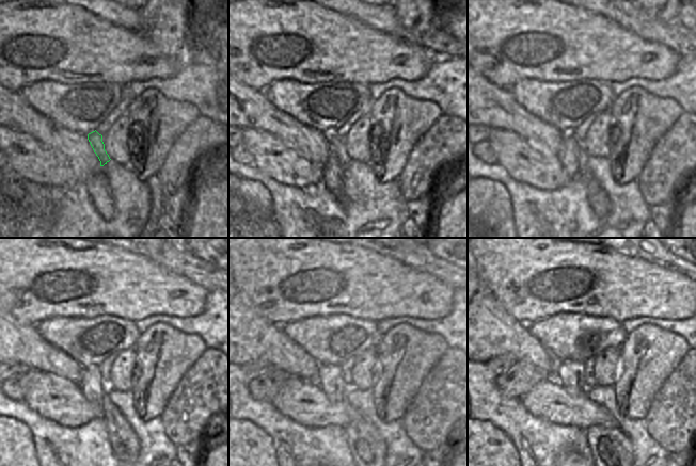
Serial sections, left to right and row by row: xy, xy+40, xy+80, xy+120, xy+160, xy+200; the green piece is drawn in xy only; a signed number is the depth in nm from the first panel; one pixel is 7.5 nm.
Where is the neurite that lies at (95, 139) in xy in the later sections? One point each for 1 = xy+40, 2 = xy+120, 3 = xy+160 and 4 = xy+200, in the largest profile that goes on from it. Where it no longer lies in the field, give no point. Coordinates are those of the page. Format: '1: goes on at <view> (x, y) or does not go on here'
1: goes on at xy+40 (337, 148)
2: goes on at xy+120 (124, 442)
3: goes on at xy+160 (368, 449)
4: goes on at xy+200 (611, 449)

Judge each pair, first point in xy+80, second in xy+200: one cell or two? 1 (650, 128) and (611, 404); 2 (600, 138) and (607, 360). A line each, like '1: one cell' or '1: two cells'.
1: two cells
2: one cell

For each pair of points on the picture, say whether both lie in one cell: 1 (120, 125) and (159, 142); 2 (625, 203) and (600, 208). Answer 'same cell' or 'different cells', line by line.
1: different cells
2: different cells

